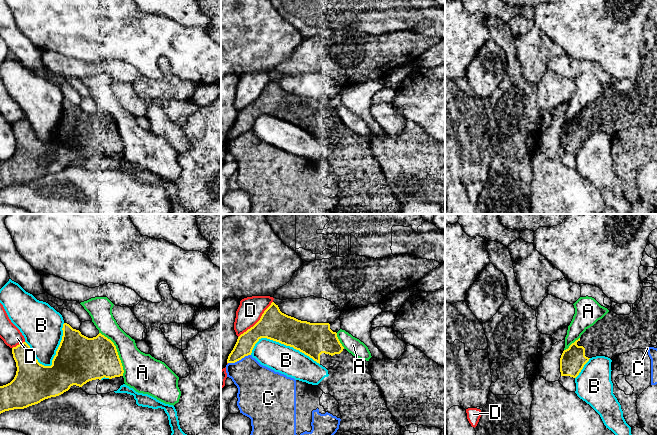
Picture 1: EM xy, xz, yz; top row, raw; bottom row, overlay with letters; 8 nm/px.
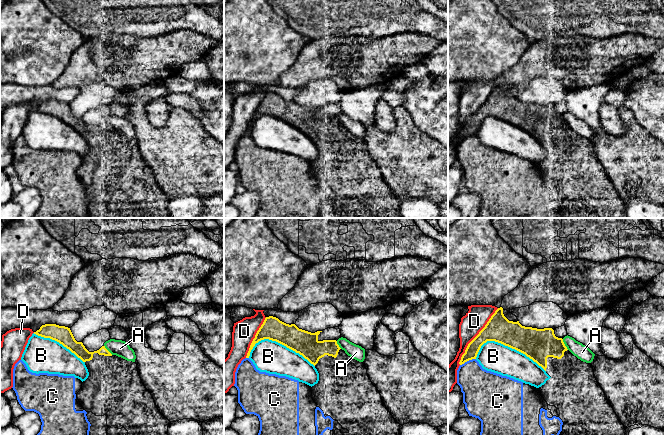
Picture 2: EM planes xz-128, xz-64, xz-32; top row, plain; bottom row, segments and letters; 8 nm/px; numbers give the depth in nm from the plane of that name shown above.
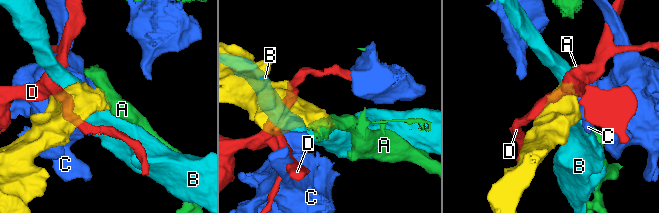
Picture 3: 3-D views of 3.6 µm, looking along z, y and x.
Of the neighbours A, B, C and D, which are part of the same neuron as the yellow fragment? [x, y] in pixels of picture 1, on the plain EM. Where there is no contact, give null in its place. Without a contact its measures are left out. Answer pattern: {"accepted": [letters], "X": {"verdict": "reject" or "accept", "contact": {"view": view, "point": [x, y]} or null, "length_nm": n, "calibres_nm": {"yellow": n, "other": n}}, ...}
{"accepted": [], "A": {"verdict": "reject", "contact": {"view": "xy", "point": [117, 128]}, "length_nm": 400, "calibres_nm": {"yellow": 340, "other": 280}}, "B": {"verdict": "reject", "contact": {"view": "xz", "point": [283, 119]}, "length_nm": 550, "calibres_nm": {"yellow": 260, "other": 220}}, "C": {"verdict": "reject", "contact": {"view": "xz", "point": [239, 135]}, "length_nm": 200, "calibres_nm": {"yellow": 150, "other": 320}}, "D": {"verdict": "reject", "contact": {"view": "xz", "point": [258, 97]}, "length_nm": 400, "calibres_nm": {"yellow": 240, "other": 200}}}

